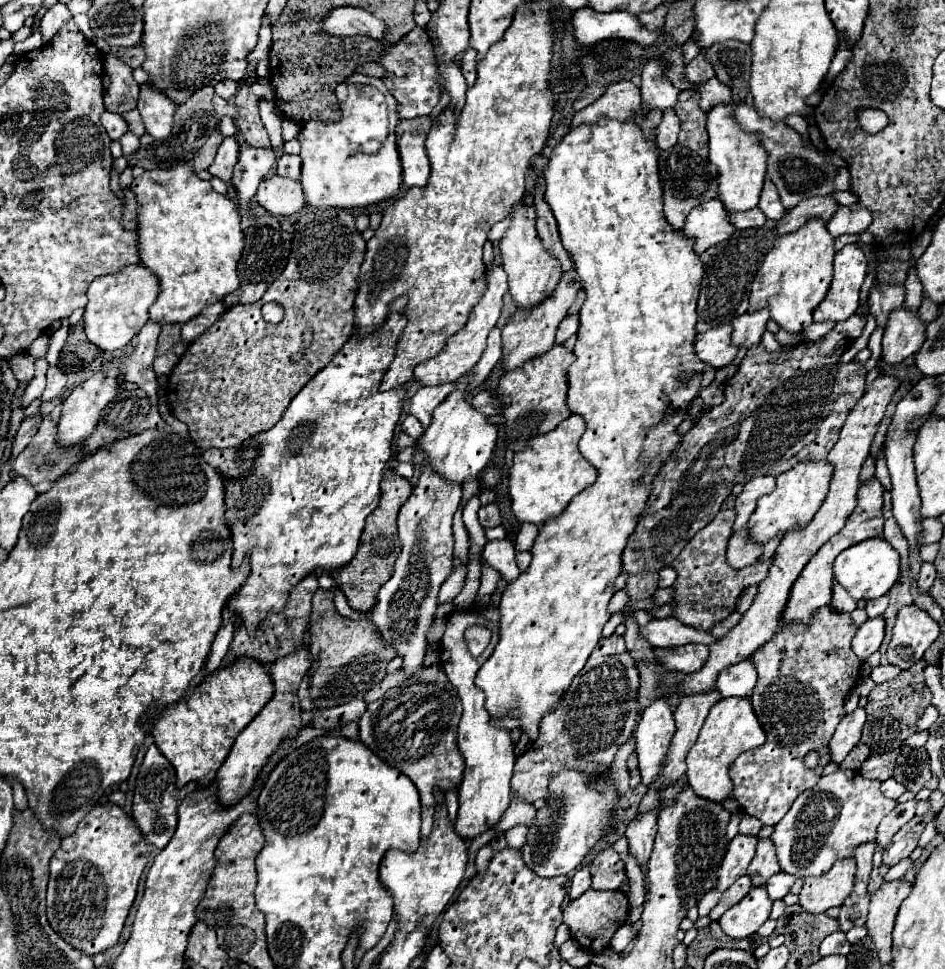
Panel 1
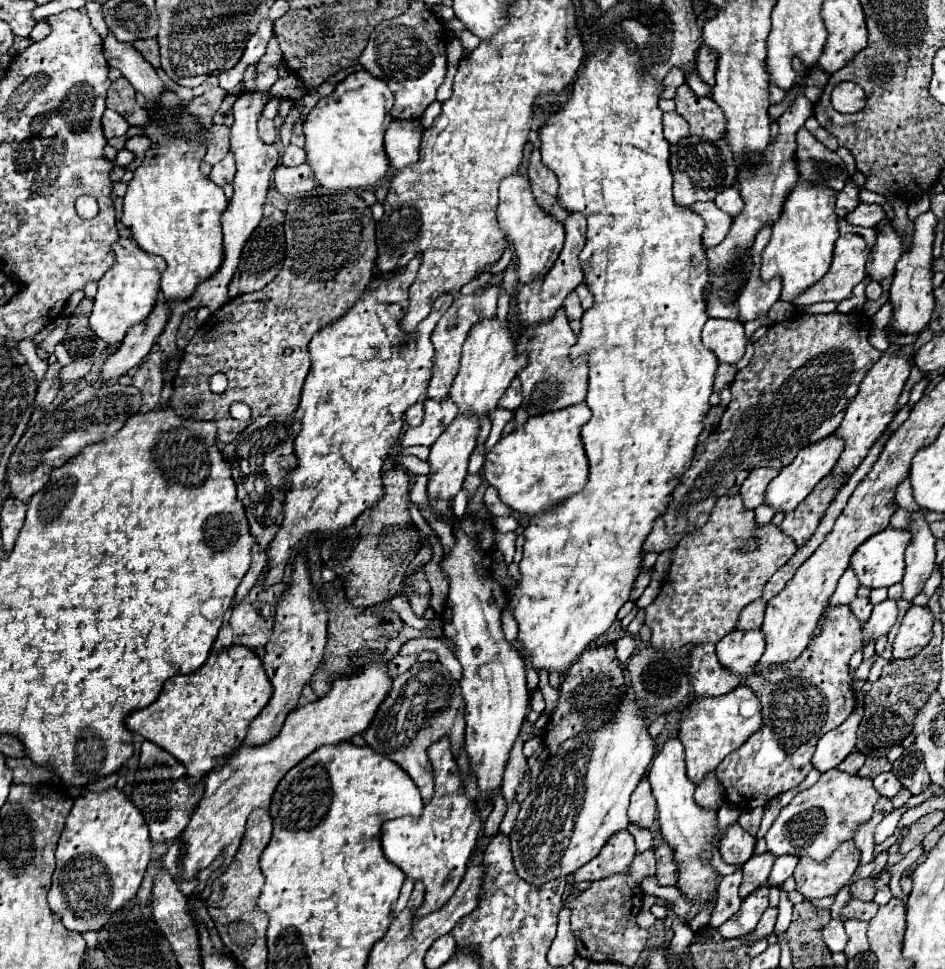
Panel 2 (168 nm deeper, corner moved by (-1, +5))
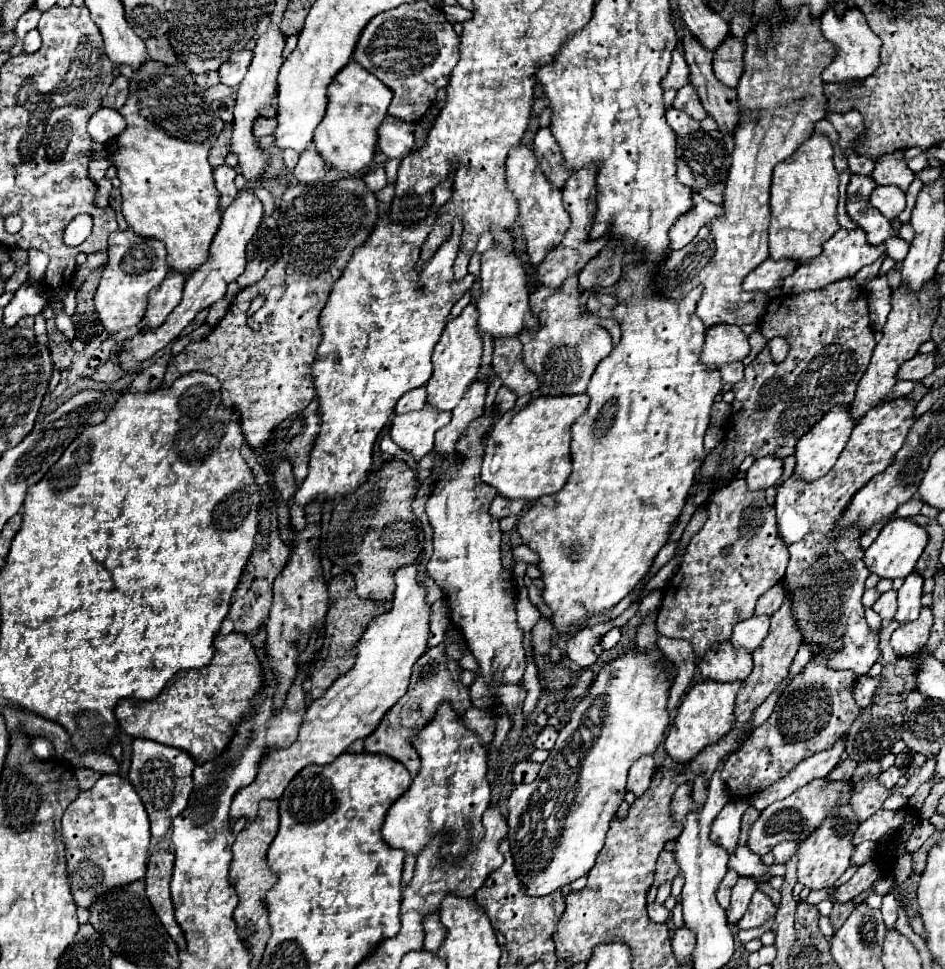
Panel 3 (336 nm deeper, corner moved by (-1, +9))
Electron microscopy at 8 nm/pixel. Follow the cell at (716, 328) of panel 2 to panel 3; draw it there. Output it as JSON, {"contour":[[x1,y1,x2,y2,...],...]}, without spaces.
{"contour":[[716,325,706,331,706,343,700,359,710,367,720,367,724,363,742,361,748,353,748,337,738,325]]}

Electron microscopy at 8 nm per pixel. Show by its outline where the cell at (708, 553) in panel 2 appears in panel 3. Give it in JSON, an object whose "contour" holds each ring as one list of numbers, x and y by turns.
{"contour":[[738,477,732,479,726,487,714,491,710,495,710,501,706,503,706,509,708,519,704,527,692,537,678,571,662,589,664,597,656,619,656,629,660,635,690,641,696,657,702,657,706,649,716,641,728,641,732,627,738,621,752,617,758,597,782,581,788,565,788,547,778,537,774,507,766,503,764,491,750,493,746,481]]}

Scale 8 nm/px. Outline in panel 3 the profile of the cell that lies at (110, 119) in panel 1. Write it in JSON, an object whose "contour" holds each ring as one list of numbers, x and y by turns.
{"contour":[[100,107,90,123,88,123,88,133,92,137,92,141,100,141,100,143,108,143,110,139,118,137,124,131,126,123,122,119,122,115,116,109,108,109,108,107]]}

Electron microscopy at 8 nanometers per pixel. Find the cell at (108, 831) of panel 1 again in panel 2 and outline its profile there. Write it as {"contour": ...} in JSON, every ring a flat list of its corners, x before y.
{"contour":[[110,787,102,793,86,793,74,801,70,815,66,817,64,831,56,849,56,871,52,877,52,889,48,893,48,905,54,913,60,915,64,927,86,933,98,931,112,911,120,909,128,899,132,899,142,883,144,871,150,863,152,841,148,835,148,825,136,805,116,787]]}

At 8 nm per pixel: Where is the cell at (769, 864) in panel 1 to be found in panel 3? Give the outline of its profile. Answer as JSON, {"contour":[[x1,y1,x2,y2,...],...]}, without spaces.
{"contour":[[740,877,738,879,738,883,732,887,732,903,728,909,730,923,736,923,746,913,746,907,748,907,756,889,758,889,758,885,756,885,754,877]]}

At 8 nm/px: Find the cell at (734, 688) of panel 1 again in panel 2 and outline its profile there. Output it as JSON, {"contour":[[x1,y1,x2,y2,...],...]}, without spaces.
{"contour":[[732,631,716,645,720,663,738,675,748,675,754,671,758,659,764,653,764,633,756,631]]}

